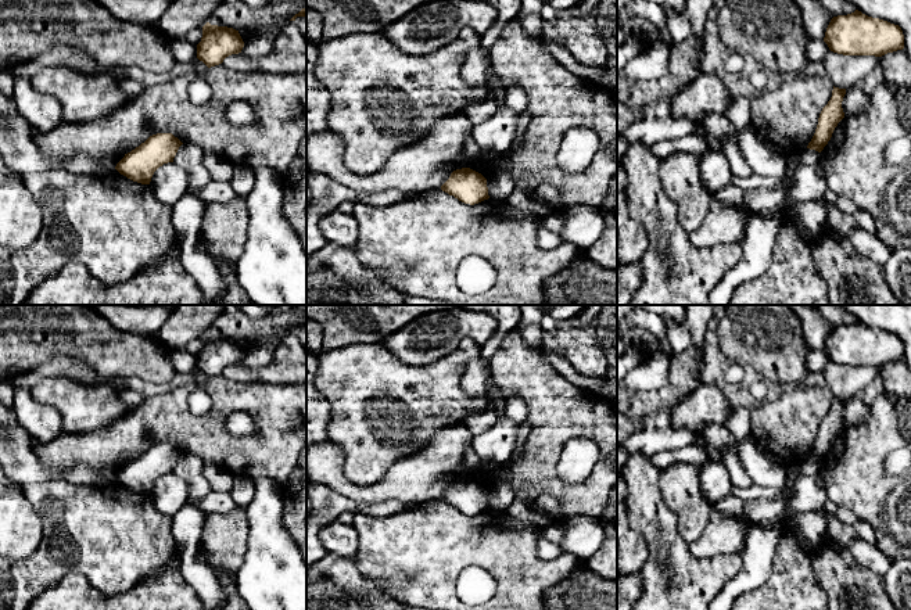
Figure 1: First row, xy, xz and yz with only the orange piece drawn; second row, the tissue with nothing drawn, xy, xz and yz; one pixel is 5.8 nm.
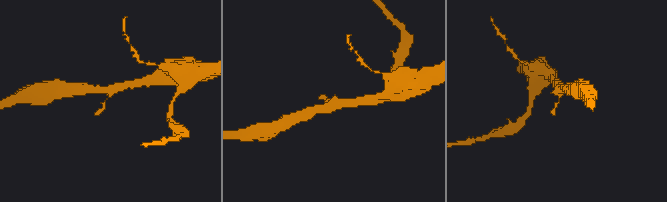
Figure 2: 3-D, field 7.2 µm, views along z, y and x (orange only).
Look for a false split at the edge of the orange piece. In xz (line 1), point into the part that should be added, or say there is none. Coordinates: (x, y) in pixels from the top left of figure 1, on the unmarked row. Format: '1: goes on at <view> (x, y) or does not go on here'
1: does not go on here

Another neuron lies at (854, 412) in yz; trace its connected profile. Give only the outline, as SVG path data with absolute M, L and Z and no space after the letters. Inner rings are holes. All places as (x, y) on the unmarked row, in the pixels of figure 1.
M850 398L842 412L844 427L861 424L869 416L869 406L857 398Z

